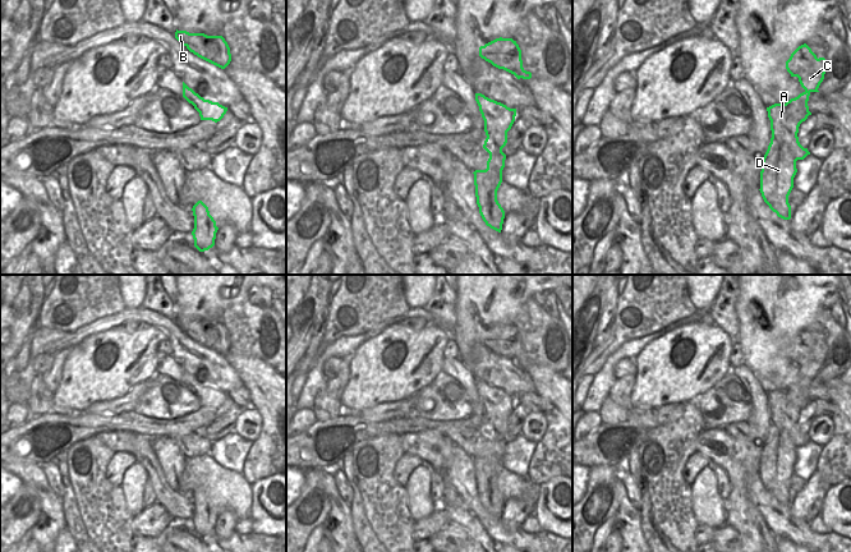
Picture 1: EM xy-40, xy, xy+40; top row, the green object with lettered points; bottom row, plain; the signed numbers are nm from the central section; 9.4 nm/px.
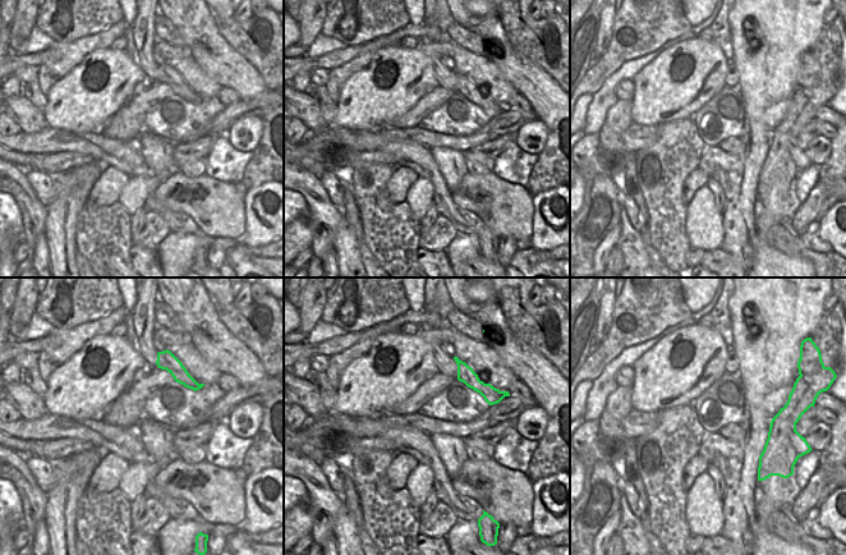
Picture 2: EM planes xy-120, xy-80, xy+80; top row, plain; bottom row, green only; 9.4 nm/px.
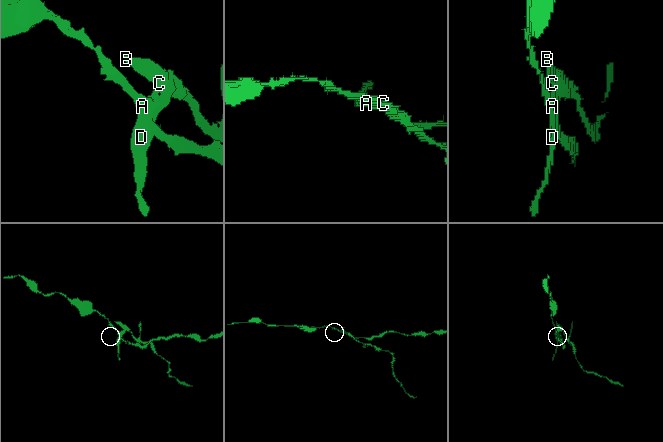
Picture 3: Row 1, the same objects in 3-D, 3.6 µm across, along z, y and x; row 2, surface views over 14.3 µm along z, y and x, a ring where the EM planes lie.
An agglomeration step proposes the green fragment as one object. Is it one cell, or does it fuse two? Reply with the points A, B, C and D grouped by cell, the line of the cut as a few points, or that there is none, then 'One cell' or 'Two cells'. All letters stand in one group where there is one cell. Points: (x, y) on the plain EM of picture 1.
Groups: A / B C D. Split along xy+40 (772, 423), (782, 427), (796, 446). Two cells

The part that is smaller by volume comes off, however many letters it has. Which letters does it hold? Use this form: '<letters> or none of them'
B, C, D

